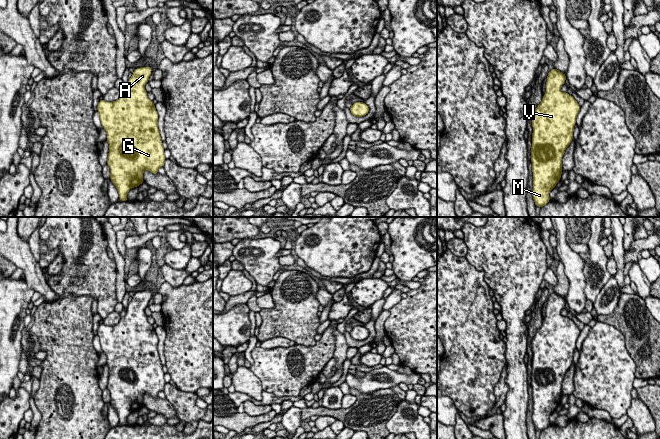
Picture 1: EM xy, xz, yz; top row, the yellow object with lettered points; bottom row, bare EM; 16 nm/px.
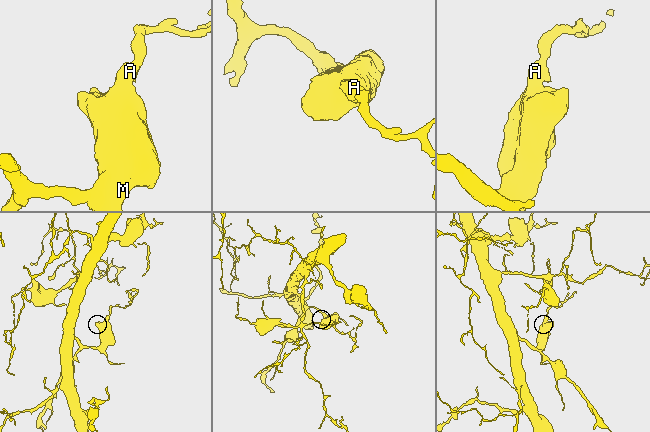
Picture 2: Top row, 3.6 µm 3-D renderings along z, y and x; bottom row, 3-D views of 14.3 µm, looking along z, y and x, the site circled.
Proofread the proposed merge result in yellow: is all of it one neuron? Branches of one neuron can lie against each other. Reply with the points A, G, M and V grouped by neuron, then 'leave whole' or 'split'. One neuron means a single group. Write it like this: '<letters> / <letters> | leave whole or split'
A G M V | leave whole

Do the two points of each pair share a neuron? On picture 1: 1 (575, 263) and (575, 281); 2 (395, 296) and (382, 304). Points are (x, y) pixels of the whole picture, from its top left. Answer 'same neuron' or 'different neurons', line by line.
1: same neuron
2: same neuron

